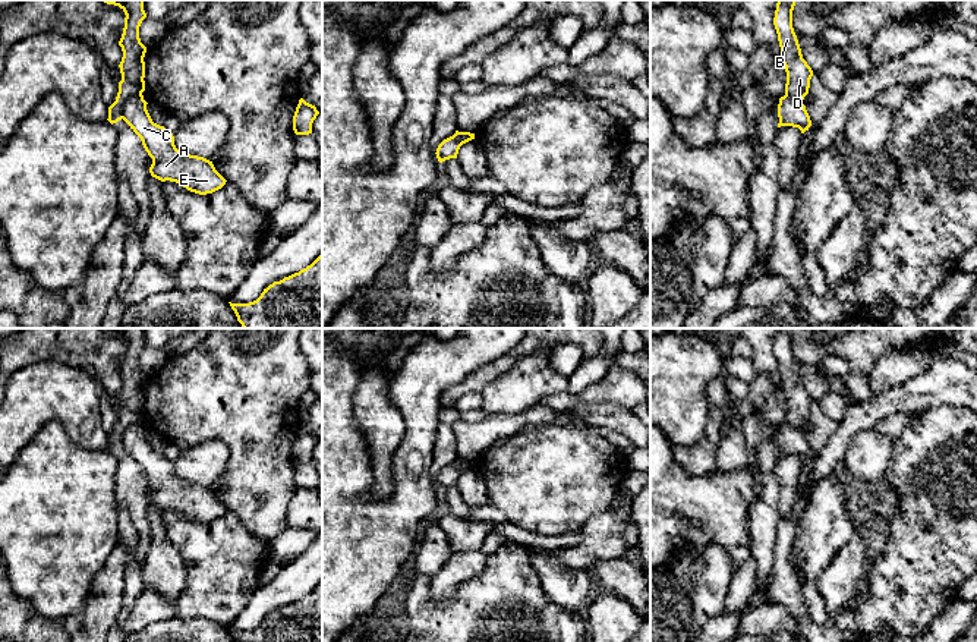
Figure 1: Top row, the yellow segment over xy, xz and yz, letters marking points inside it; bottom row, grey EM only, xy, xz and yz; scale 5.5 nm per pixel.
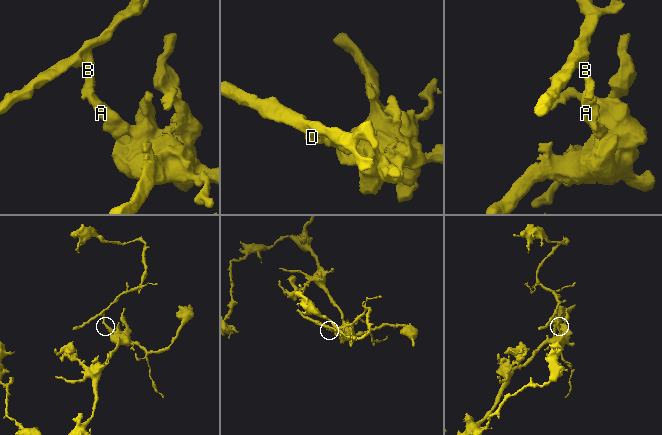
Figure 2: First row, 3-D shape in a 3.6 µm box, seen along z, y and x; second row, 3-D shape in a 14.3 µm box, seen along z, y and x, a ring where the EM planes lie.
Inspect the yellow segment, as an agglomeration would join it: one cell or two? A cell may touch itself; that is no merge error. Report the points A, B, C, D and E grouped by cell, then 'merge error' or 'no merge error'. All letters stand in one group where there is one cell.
A C E / B D | merge error

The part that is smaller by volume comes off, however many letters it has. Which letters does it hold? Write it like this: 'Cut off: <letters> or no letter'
Cut off: B, D

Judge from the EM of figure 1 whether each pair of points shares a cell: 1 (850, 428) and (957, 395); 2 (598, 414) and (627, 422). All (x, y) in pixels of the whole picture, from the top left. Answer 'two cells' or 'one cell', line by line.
1: one cell
2: one cell

